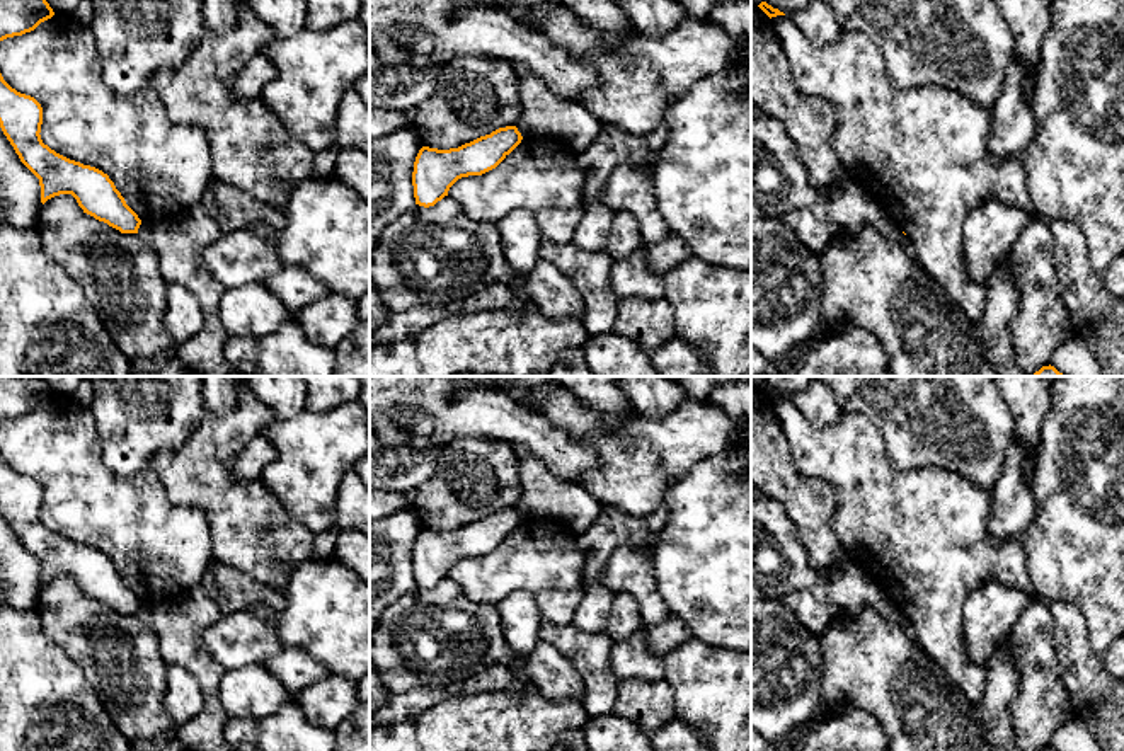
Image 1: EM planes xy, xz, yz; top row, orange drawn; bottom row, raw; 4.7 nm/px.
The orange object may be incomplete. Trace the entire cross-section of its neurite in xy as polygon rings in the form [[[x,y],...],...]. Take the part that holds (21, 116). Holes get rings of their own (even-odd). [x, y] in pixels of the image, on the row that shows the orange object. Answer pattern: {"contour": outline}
{"contour": [[[0,73],[0,128],[20,162],[39,179],[41,203],[72,194],[83,213],[121,233],[138,233],[141,220],[109,175],[51,150],[41,140],[41,124],[41,104],[12,89]]]}

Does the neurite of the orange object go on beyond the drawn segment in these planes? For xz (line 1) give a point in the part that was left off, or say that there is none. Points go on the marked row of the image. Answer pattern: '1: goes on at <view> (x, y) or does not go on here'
1: does not go on here

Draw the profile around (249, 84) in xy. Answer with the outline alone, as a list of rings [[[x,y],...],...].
[[[259,53],[250,58],[250,61],[240,70],[237,78],[232,82],[232,92],[238,99],[261,97],[264,87],[271,83],[274,77],[274,65],[264,54]]]

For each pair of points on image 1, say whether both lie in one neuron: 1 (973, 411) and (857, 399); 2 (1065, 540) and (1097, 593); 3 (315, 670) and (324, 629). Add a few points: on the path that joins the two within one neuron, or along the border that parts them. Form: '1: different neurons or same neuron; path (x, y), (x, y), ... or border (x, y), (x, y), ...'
1: same neuron; path (944, 409), (932, 399), (886, 399)
2: same neuron; path (1078, 554), (1097, 573), (1097, 579)
3: different neurons; border (283, 644), (303, 649), (331, 673)

